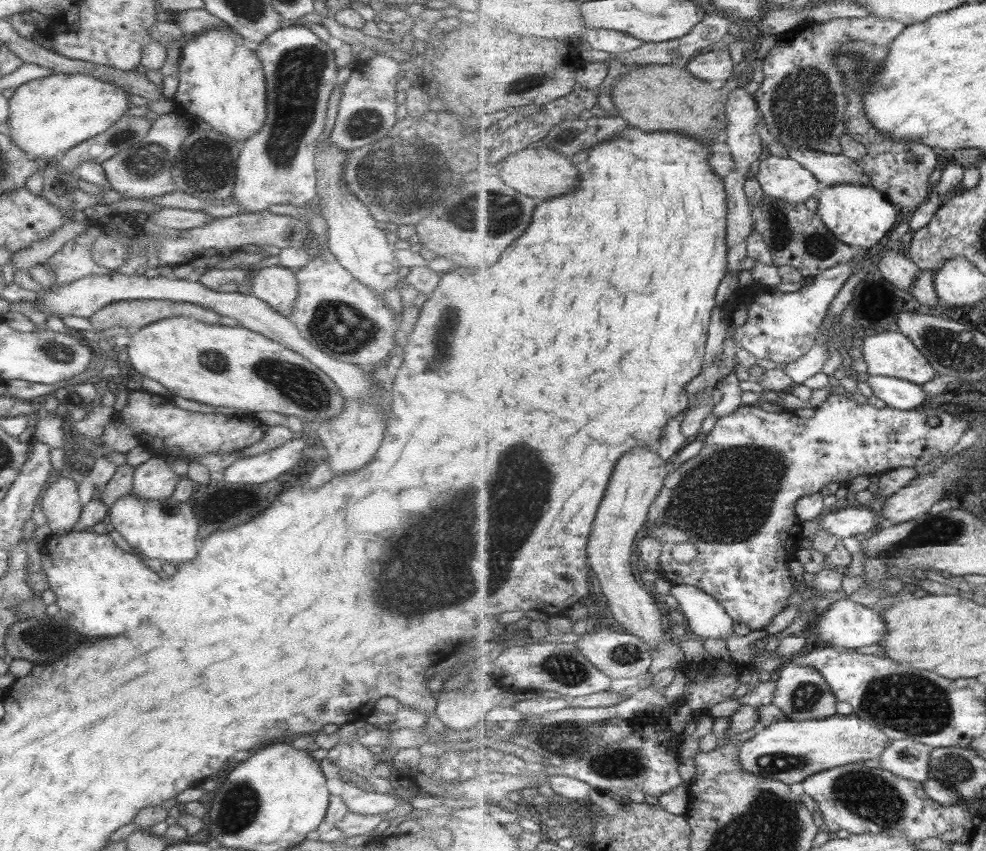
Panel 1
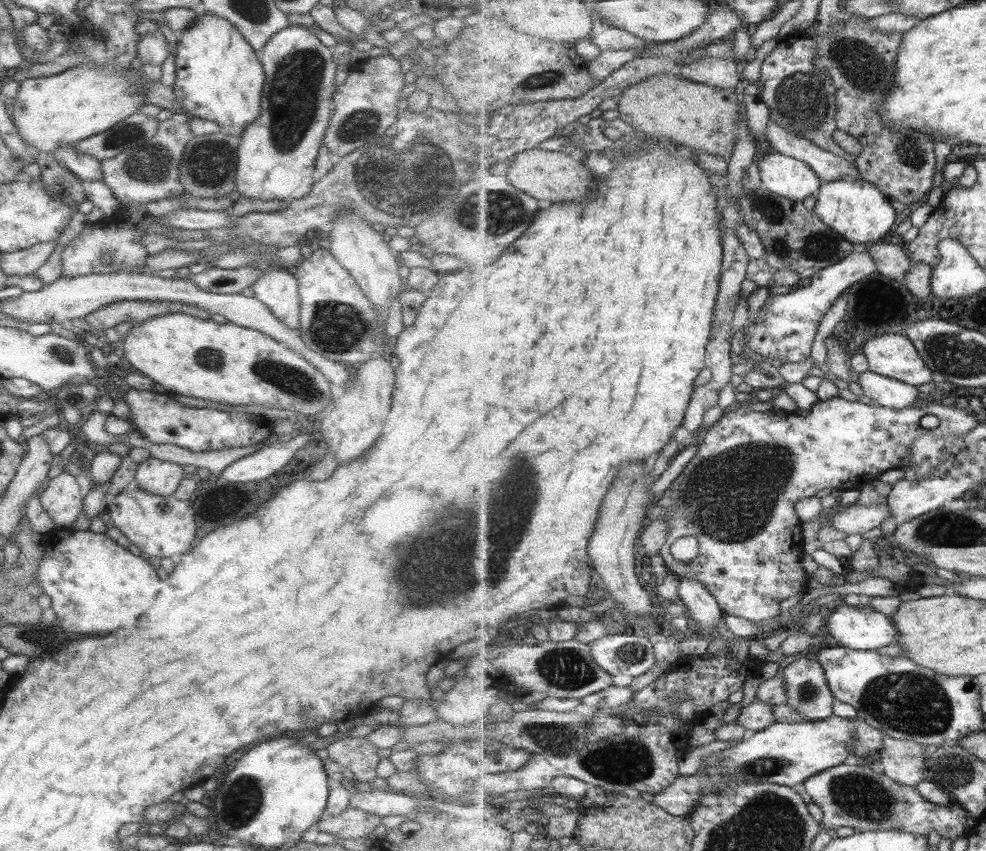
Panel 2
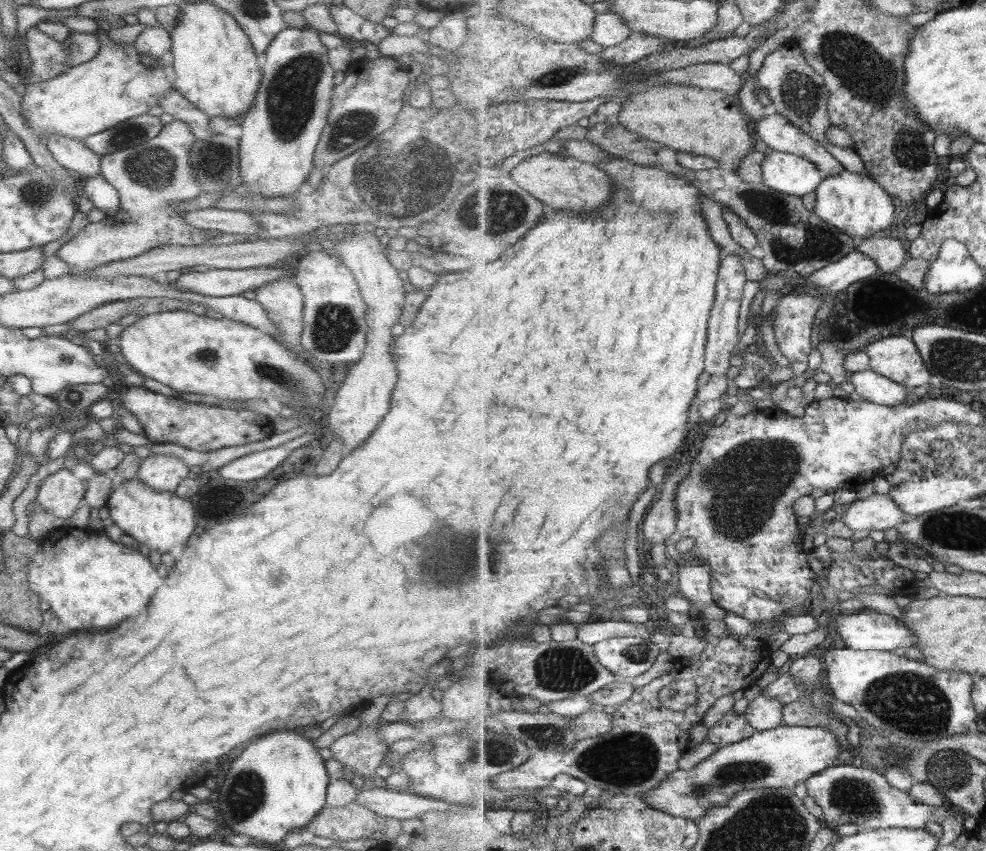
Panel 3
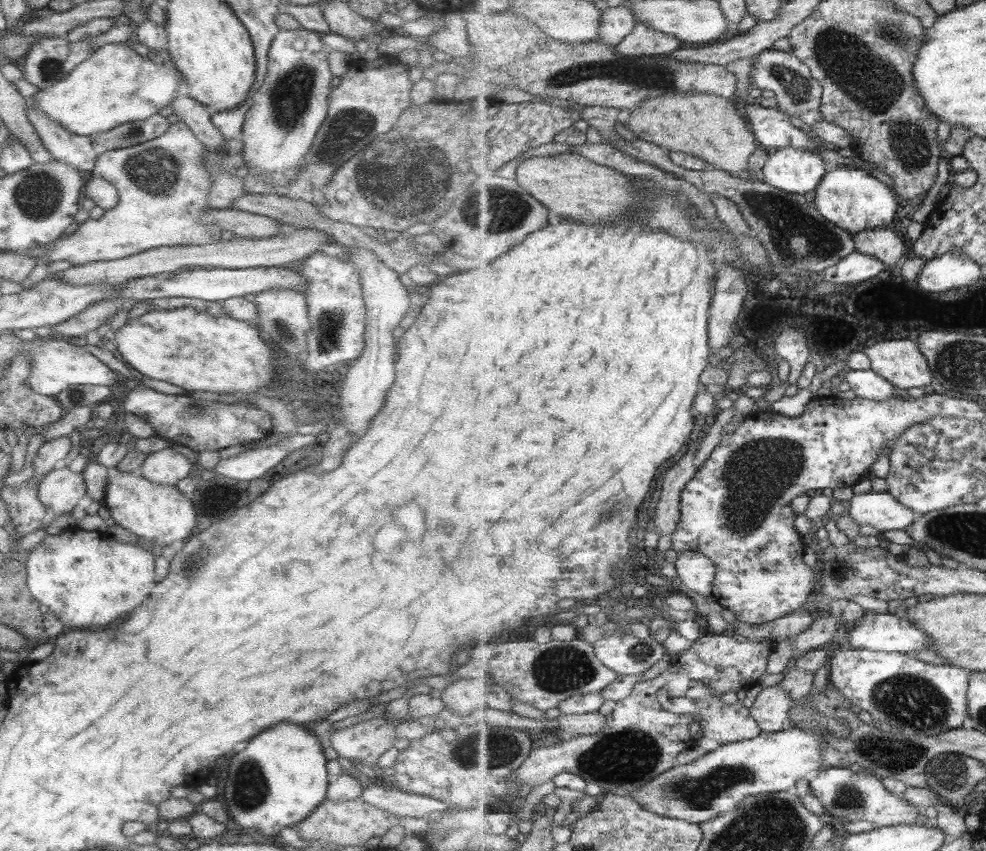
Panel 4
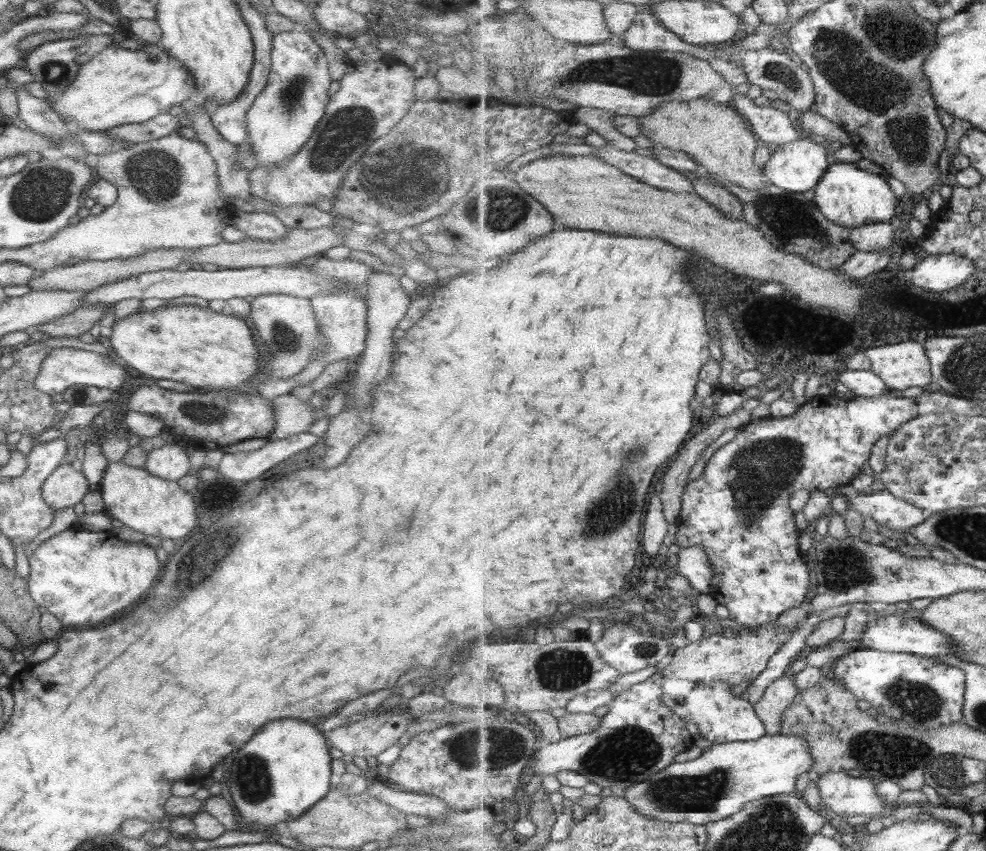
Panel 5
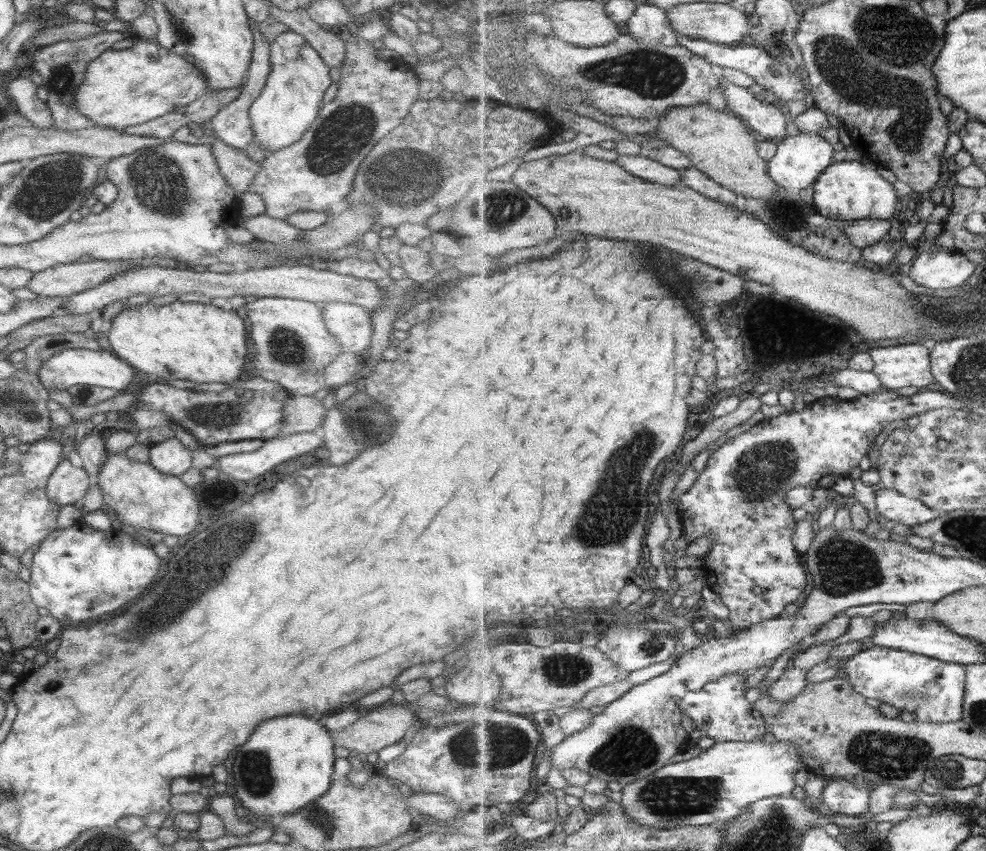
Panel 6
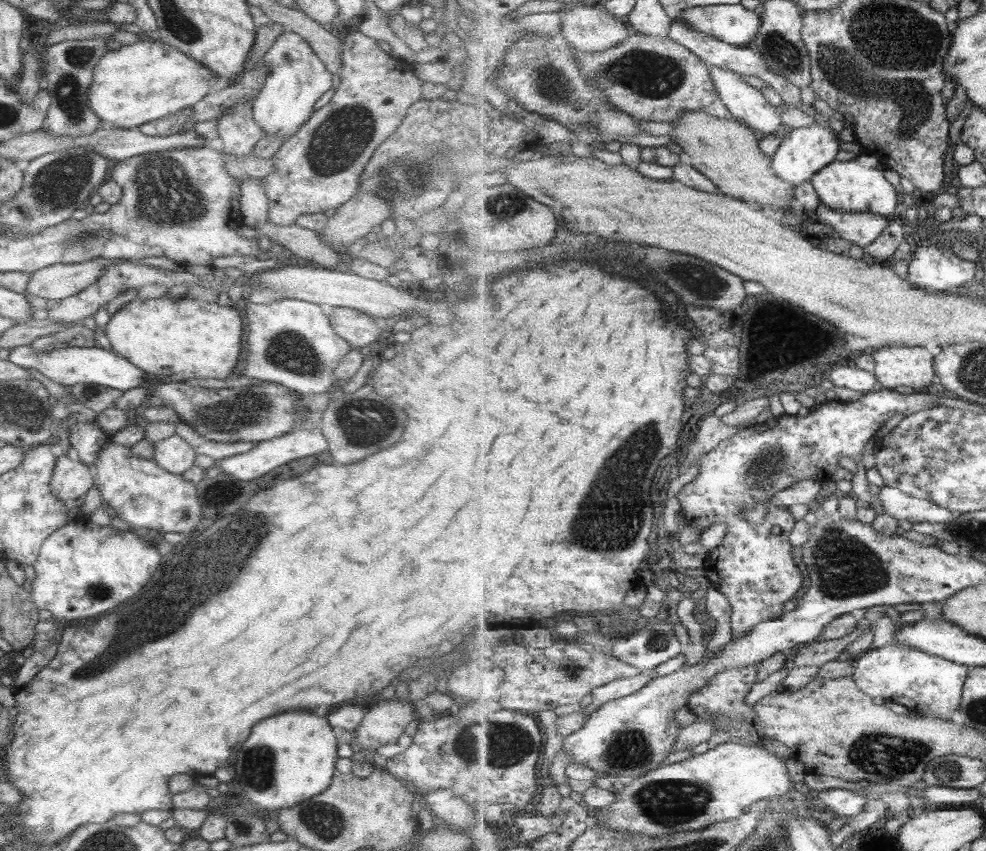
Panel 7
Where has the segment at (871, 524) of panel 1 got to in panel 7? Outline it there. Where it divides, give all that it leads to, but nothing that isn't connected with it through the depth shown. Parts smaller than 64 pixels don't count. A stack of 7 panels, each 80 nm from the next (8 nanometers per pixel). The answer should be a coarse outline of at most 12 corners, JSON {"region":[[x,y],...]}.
{"region":[[891,486],[878,493],[896,520],[947,523],[957,518],[932,500]]}

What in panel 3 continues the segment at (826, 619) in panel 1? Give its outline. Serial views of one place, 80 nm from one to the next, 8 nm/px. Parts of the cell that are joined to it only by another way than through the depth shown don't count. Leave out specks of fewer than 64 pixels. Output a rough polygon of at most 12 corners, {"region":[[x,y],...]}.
{"region":[[865,609],[836,616],[845,646],[894,652],[916,644],[903,620]]}

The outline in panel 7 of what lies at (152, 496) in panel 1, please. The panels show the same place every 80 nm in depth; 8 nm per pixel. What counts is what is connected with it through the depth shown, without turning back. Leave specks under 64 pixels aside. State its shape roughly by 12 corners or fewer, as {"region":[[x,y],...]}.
{"region":[[176,435],[155,443],[154,463],[180,475],[193,449]]}

